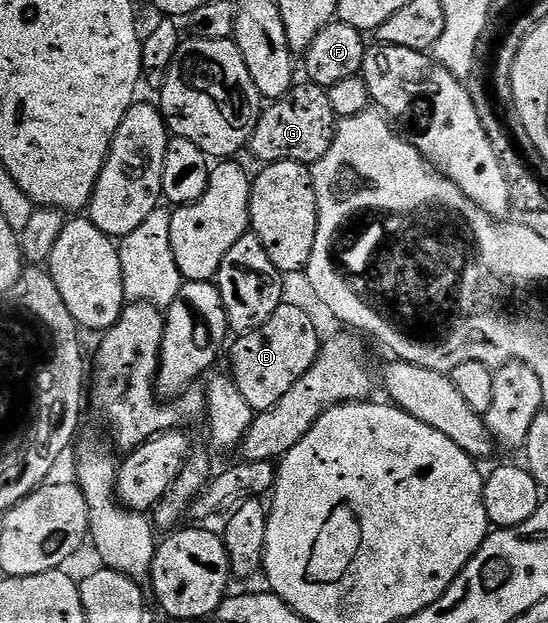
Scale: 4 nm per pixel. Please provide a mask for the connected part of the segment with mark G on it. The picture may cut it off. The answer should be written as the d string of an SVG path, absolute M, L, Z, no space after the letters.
M293 84L285 97L271 102L261 112L250 142L250 150L260 163L293 161L310 167L322 159L326 151L330 151L338 124L334 106L330 104L330 95L321 85L303 84Z

